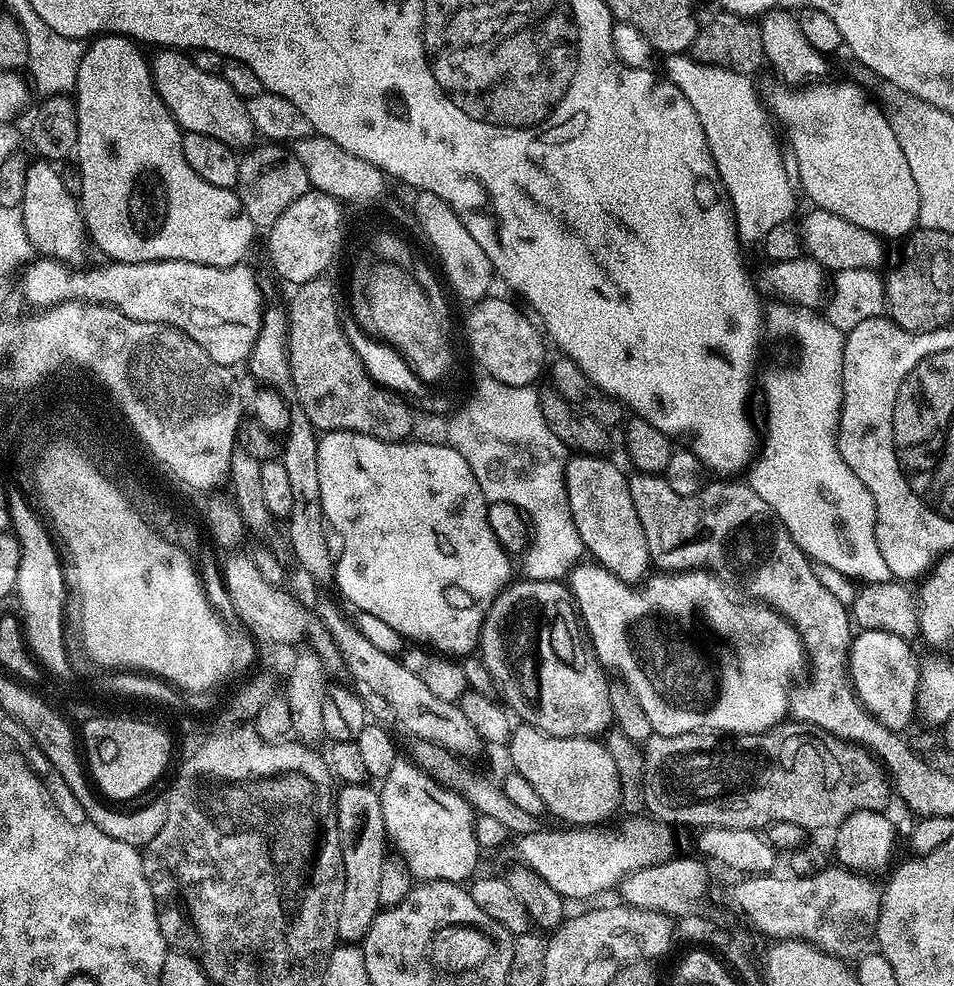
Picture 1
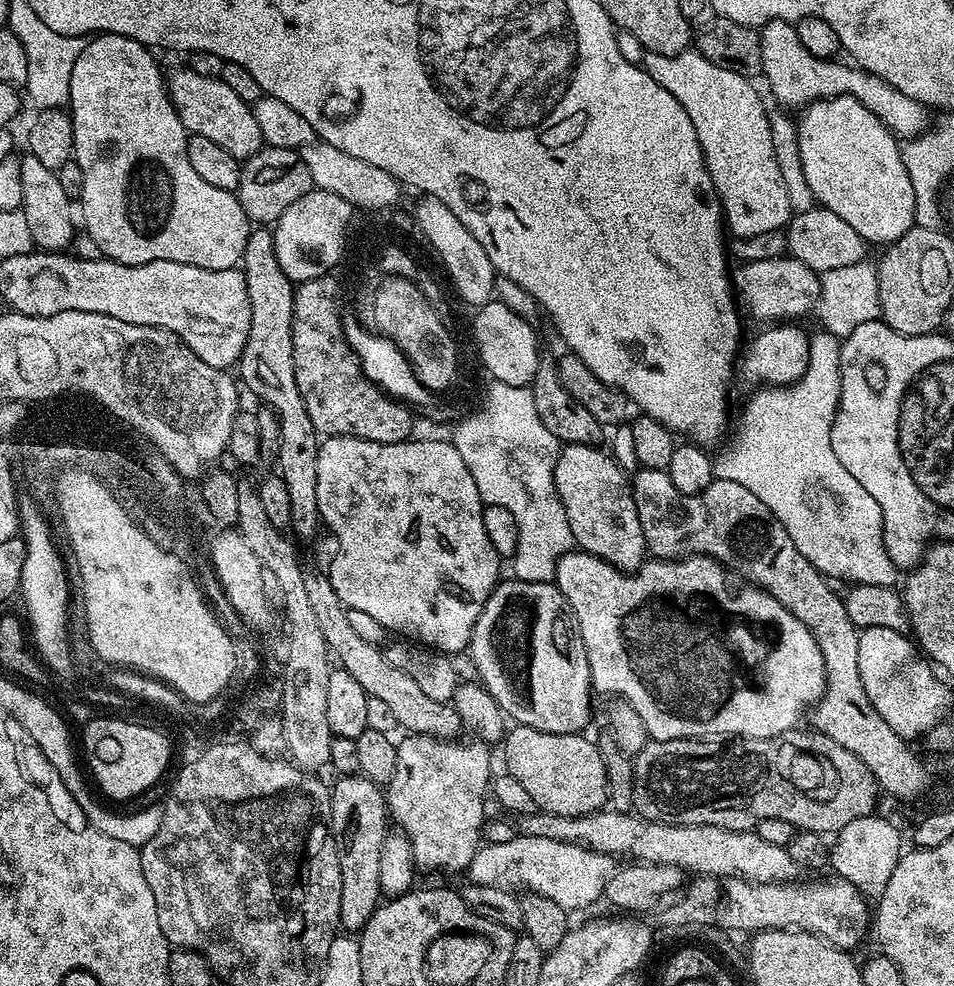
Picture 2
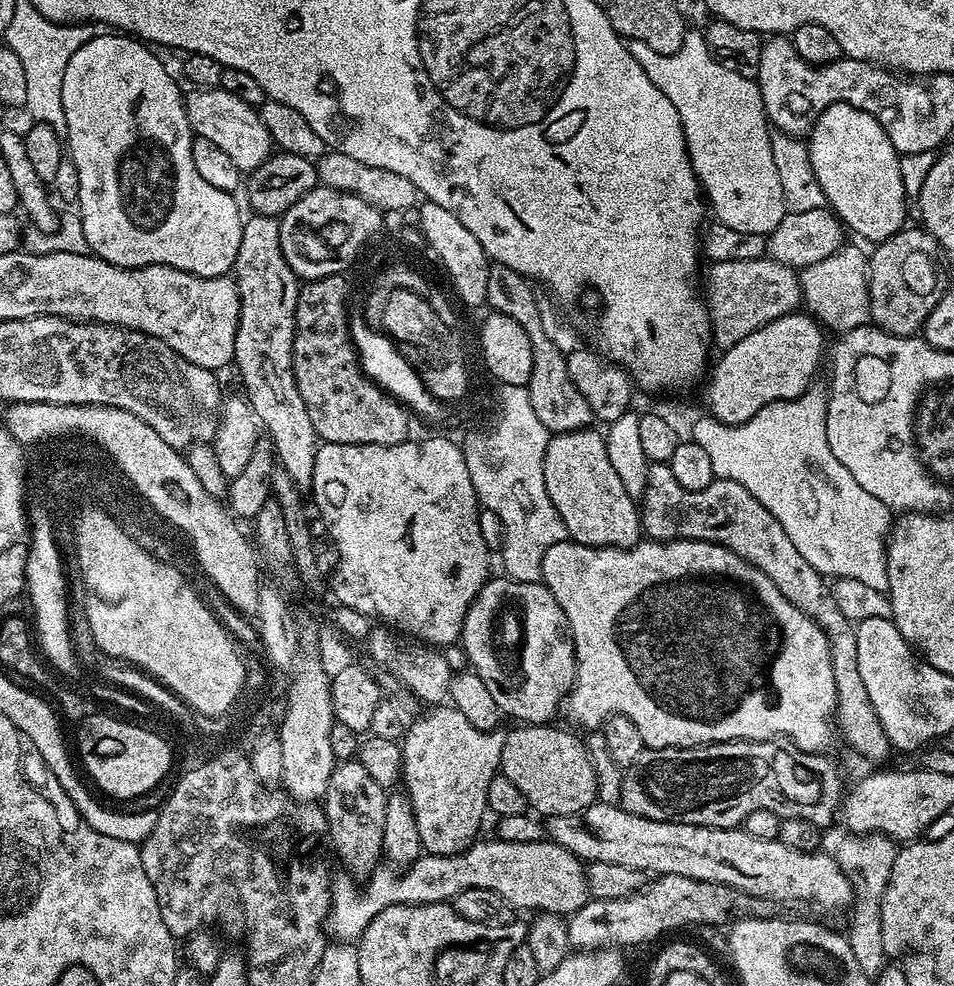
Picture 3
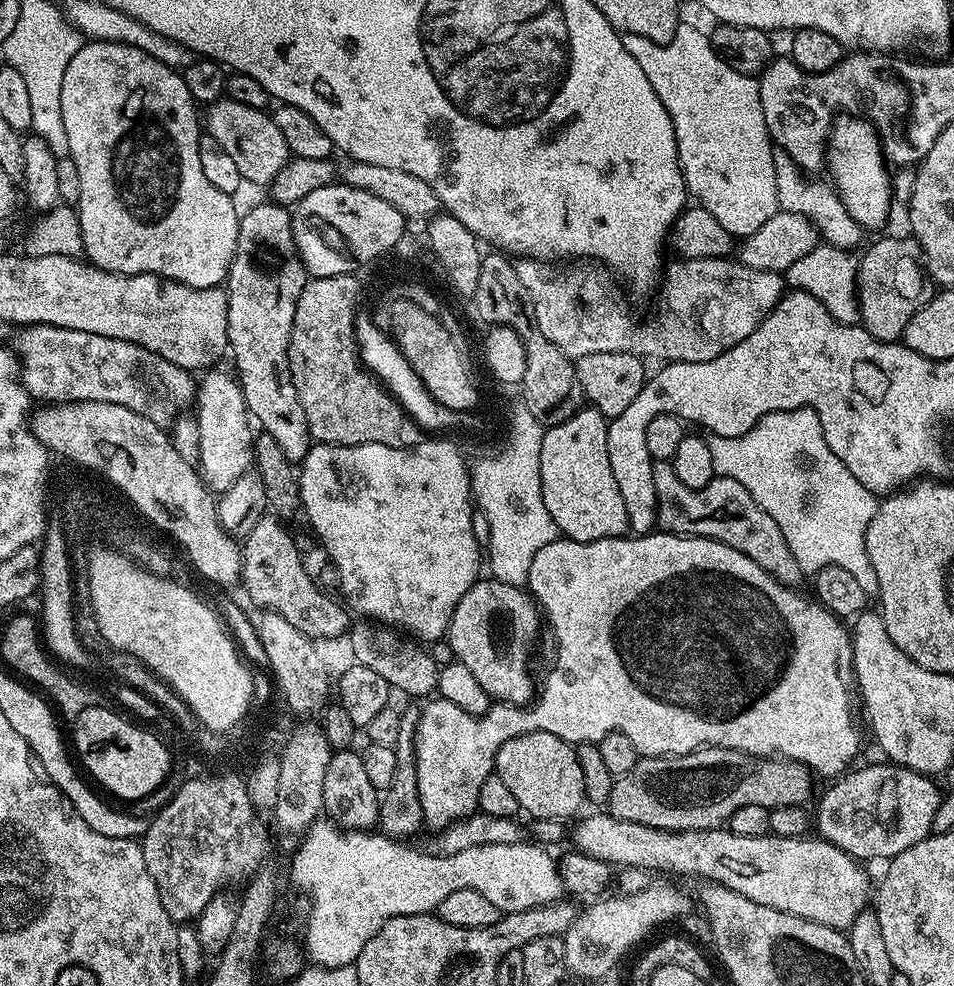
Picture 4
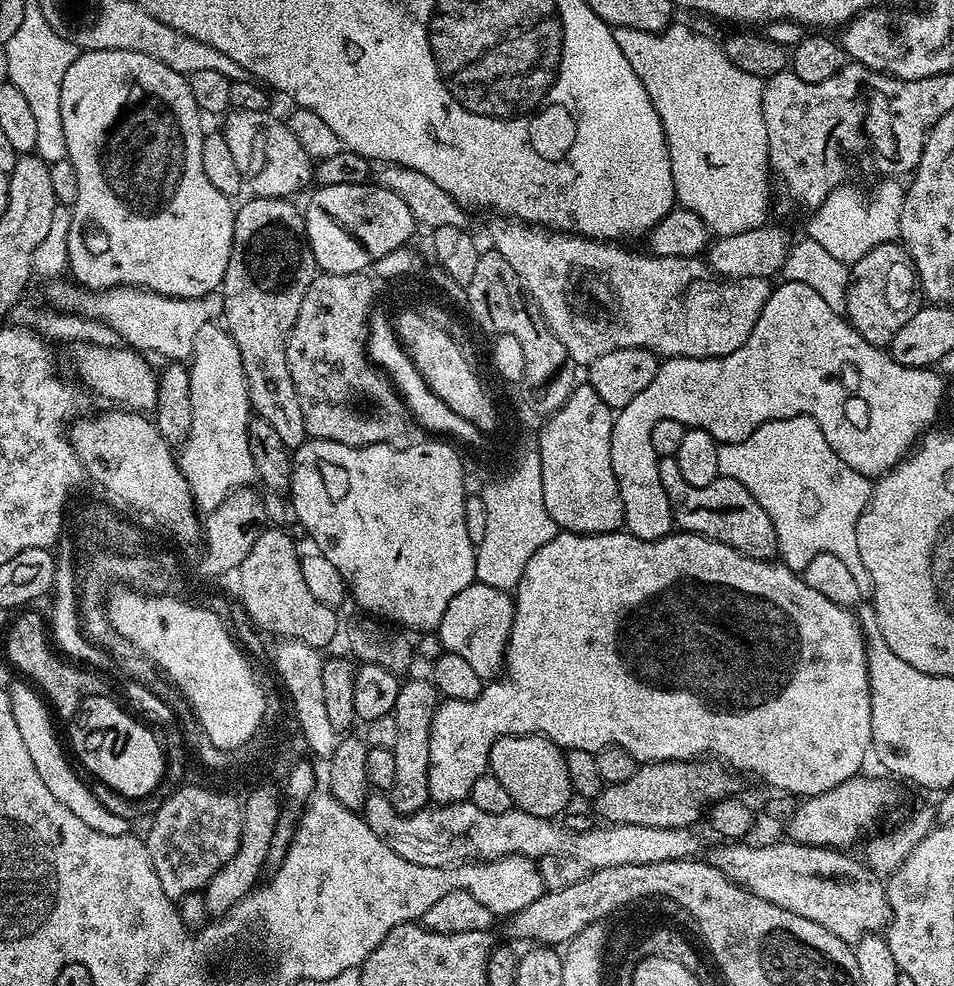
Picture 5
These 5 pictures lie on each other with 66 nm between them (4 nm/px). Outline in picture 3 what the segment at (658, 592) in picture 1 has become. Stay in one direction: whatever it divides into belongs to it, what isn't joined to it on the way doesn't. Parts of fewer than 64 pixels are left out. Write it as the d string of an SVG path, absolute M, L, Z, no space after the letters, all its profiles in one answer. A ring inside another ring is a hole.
M644 538L632 548L592 548L588 544L578 544L567 539L550 546L550 550L546 550L546 554L542 558L542 583L548 587L550 594L554 594L554 598L558 598L558 602L568 619L572 639L576 645L576 677L573 678L572 686L568 690L566 712L568 708L569 718L574 723L581 724L584 730L599 729L610 716L625 716L630 718L630 722L634 722L634 726L638 726L638 734L642 734L645 748L696 748L700 744L722 744L726 740L775 740L783 738L801 748L803 752L824 754L829 751L828 747L832 744L832 732L834 736L833 716L836 710L836 683L834 682L834 666L830 658L832 647L828 644L826 634L809 616L802 614L802 610L798 610L798 606L794 606L794 602L790 602L790 598L786 598L786 594L782 594L782 590L778 590L778 586L774 586L774 582L770 582L770 578L766 578L766 574L762 574L760 570L750 566L748 562L738 558L738 554L726 550L721 544L711 544L701 540L663 541Z

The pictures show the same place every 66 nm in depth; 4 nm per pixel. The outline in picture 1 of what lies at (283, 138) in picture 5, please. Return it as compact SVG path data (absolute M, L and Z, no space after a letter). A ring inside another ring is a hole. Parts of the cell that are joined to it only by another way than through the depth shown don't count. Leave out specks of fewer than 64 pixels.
M160 50L157 53L150 60L152 81L156 83L156 92L163 98L172 119L184 132L210 134L210 138L218 138L226 142L226 146L237 150L247 149L255 141L252 139L257 139L258 133L254 122L250 122L247 103L234 94L234 90L230 90L223 75L198 70L191 55L183 51Z

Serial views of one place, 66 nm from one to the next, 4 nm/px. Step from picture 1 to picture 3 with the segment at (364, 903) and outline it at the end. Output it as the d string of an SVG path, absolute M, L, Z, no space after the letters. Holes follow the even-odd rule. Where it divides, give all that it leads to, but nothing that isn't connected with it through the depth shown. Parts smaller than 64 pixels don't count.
M359 759L341 760L335 765L322 799L328 823L326 836L327 839L332 839L337 856L349 868L347 871L353 877L367 877L381 863L384 851L382 830L386 826L387 801L386 789L378 786L374 778L370 778L369 772L361 766Z

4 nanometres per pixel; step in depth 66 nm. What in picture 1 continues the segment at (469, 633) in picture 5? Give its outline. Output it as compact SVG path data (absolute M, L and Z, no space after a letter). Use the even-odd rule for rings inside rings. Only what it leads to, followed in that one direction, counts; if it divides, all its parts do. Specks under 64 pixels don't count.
M518 580L496 596L484 619L478 645L493 682L500 687L503 703L517 717L520 715L523 723L551 736L596 738L607 733L614 724L608 693L610 680L604 677L605 669L592 648L592 639L580 619L571 587L558 580Z

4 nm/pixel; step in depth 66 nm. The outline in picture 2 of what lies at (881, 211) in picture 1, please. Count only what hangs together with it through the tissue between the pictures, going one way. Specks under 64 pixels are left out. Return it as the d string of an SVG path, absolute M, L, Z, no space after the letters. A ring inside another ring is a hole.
M826 96L823 100L813 100L800 114L796 124L798 150L806 185L810 186L815 203L826 210L834 210L834 214L838 214L842 222L854 226L869 245L887 246L902 238L902 234L916 224L916 203L914 186L910 174L906 174L897 137L853 96Z

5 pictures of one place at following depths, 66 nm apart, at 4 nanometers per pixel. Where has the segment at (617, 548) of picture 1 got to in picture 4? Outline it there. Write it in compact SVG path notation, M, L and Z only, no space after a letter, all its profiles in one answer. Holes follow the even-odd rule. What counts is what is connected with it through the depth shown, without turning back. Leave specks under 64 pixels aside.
M582 406L570 418L545 431L540 455L542 502L546 502L561 537L574 542L598 542L629 531L626 502L622 502L614 470L610 470L607 437L608 420L591 406Z

